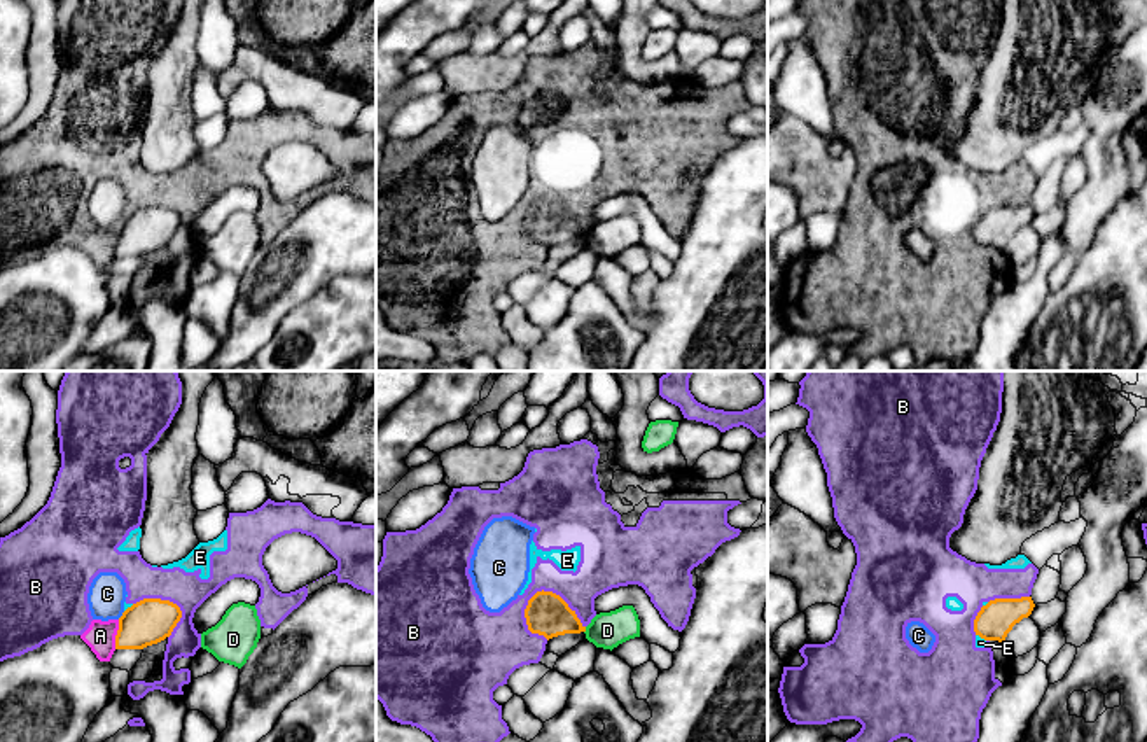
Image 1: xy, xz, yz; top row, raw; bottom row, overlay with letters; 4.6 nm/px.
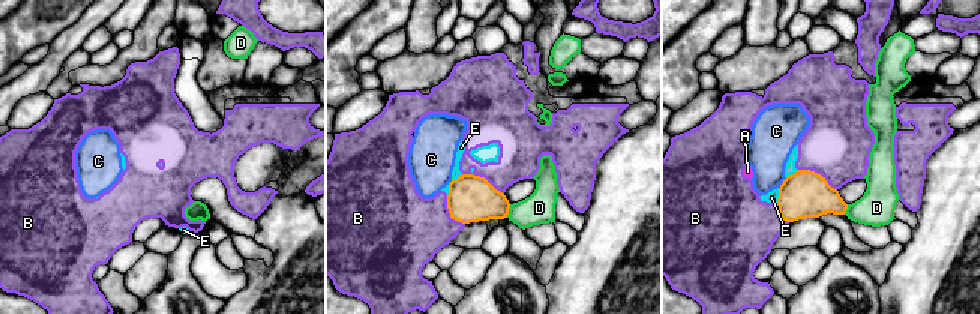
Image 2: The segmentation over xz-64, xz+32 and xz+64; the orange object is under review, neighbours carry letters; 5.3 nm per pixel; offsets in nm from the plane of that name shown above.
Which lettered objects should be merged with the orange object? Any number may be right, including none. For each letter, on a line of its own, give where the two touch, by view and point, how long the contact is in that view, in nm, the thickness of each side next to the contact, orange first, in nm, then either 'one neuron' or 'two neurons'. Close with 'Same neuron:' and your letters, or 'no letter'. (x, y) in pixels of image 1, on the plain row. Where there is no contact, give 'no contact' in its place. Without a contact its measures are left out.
A: xy (118, 242) | 140 nm | 200/140 nm | two neurons
B: xz (555, 202) | 300 nm | 200/220 nm | two neurons
C: xy (123, 223) | 50 nm | 200/180 nm | one neuron
D: xz (584, 238) | 30 nm | 200/170 nm | two neurons
E: yz (981, 245) | 60 nm | 170/50 nm | two neurons
Same neuron: C

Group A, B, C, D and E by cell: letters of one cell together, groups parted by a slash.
A B E / C / D

